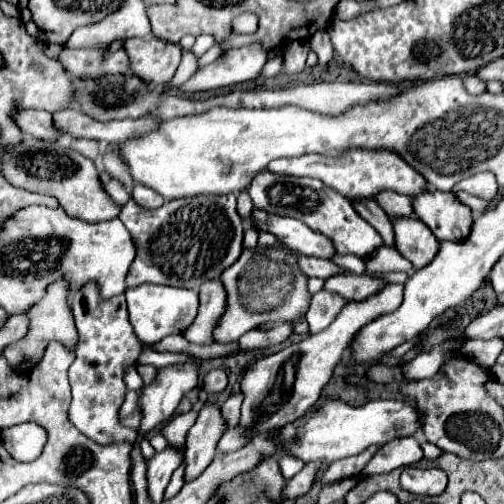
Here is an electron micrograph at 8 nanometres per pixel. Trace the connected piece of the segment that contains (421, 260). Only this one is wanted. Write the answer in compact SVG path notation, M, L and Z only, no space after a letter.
M390 218L394 226L394 246L408 258L414 268L424 268L438 252L438 240L418 218Z

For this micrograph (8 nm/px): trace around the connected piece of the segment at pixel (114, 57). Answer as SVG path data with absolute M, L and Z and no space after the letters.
M108 48L62 52L60 62L77 78L98 78L112 72L127 74L130 65L129 58L122 48L115 52L110 52Z

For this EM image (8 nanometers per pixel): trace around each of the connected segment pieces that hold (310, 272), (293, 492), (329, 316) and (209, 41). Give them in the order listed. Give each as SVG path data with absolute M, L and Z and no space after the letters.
M296 254L296 258L298 258L298 266L300 266L302 274L306 274L308 278L322 278L322 280L326 280L326 278L342 272L342 270L340 270L336 264L332 264L330 260L318 260L318 258L300 256L300 254Z
M310 462L304 466L302 472L298 472L292 480L288 480L286 488L284 488L284 498L298 498L302 494L306 494L314 482L314 474L320 468L320 462Z
M320 290L318 294L312 296L310 308L306 312L306 322L310 326L310 332L320 332L324 330L340 312L340 308L346 304L346 300L338 294Z
M210 34L198 36L198 38L196 38L196 44L192 46L192 52L194 52L196 56L202 56L202 54L204 54L206 50L210 50L214 44L216 44L216 40L214 40Z

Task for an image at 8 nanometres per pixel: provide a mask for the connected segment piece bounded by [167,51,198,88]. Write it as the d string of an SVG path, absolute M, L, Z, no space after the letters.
M184 51L179 67L167 86L173 88L186 82L197 71L197 61L198 58L193 53Z

